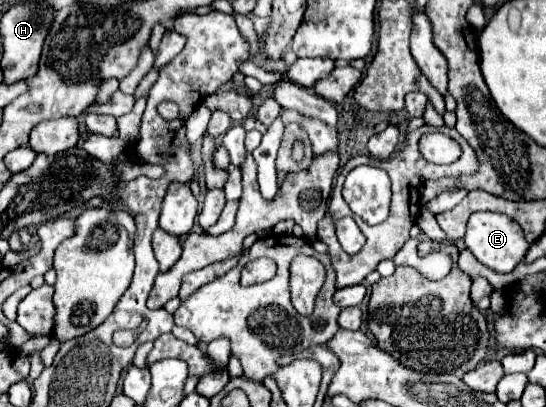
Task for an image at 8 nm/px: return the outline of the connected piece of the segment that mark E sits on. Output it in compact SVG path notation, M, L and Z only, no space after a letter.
M477 212L467 222L465 246L475 254L475 258L495 272L511 272L527 254L529 242L523 238L521 226L501 212Z

